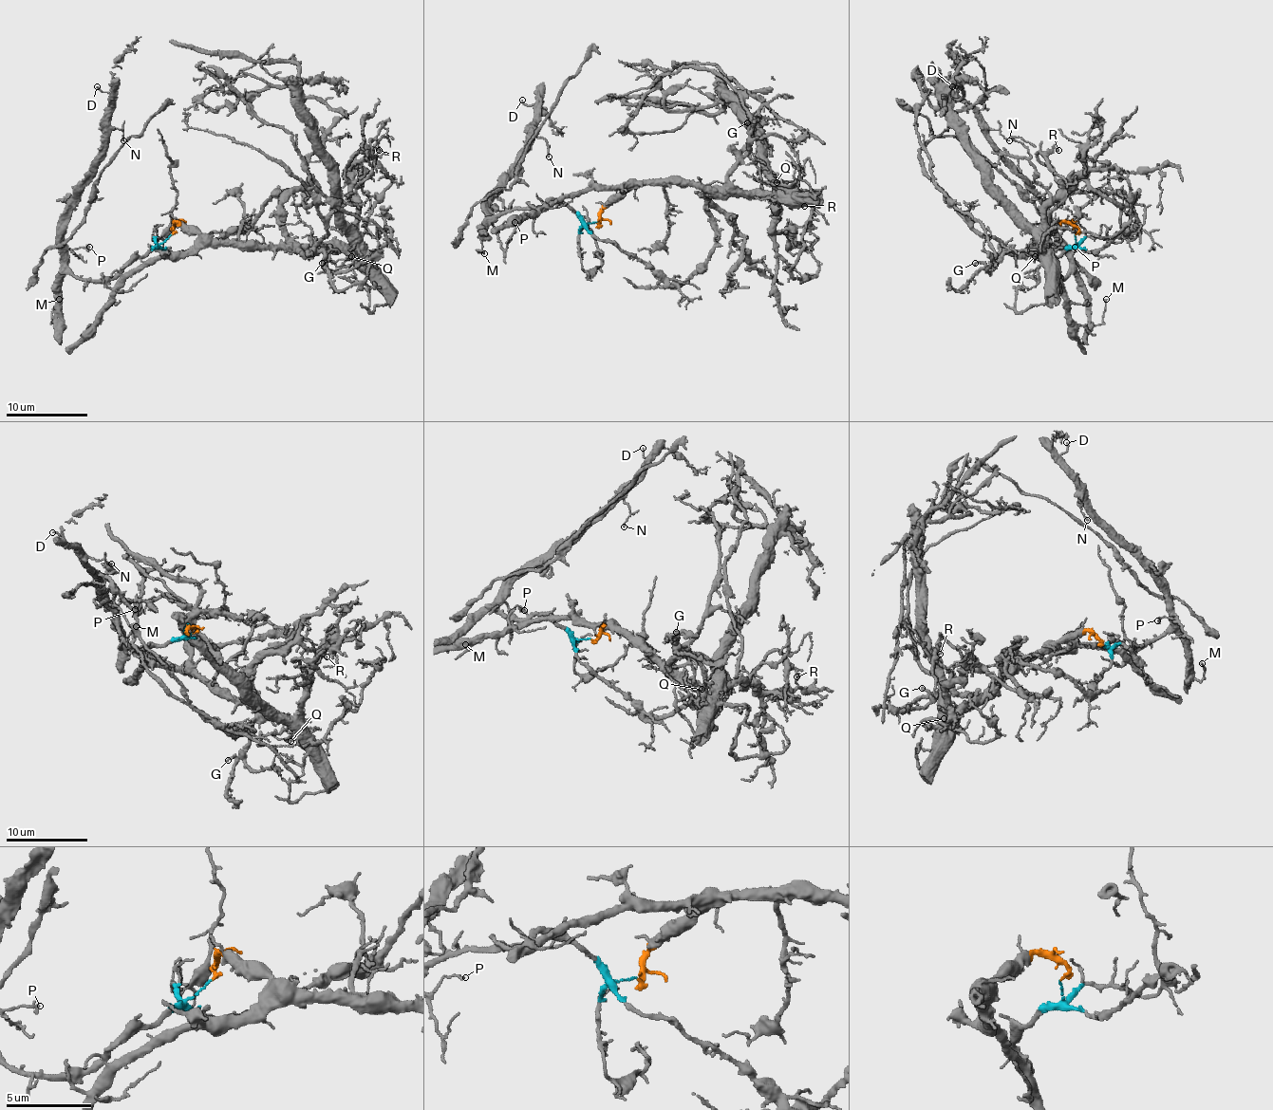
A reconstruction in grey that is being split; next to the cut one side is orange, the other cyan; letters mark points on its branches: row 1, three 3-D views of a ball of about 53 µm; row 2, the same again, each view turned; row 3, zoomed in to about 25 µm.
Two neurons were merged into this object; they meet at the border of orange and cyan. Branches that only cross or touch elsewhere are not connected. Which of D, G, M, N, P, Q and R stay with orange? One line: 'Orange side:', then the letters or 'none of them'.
Orange side: G, Q, R

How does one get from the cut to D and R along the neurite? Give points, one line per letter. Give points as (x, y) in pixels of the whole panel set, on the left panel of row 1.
D: (172, 235), (112, 276), (80, 280), (65, 264), (67, 204), (100, 153), (108, 108), (108, 93), (96, 87)
R: (172, 235), (180, 223), (221, 243), (345, 248), (357, 206), (345, 169), (355, 155), (375, 147), (379, 151)

